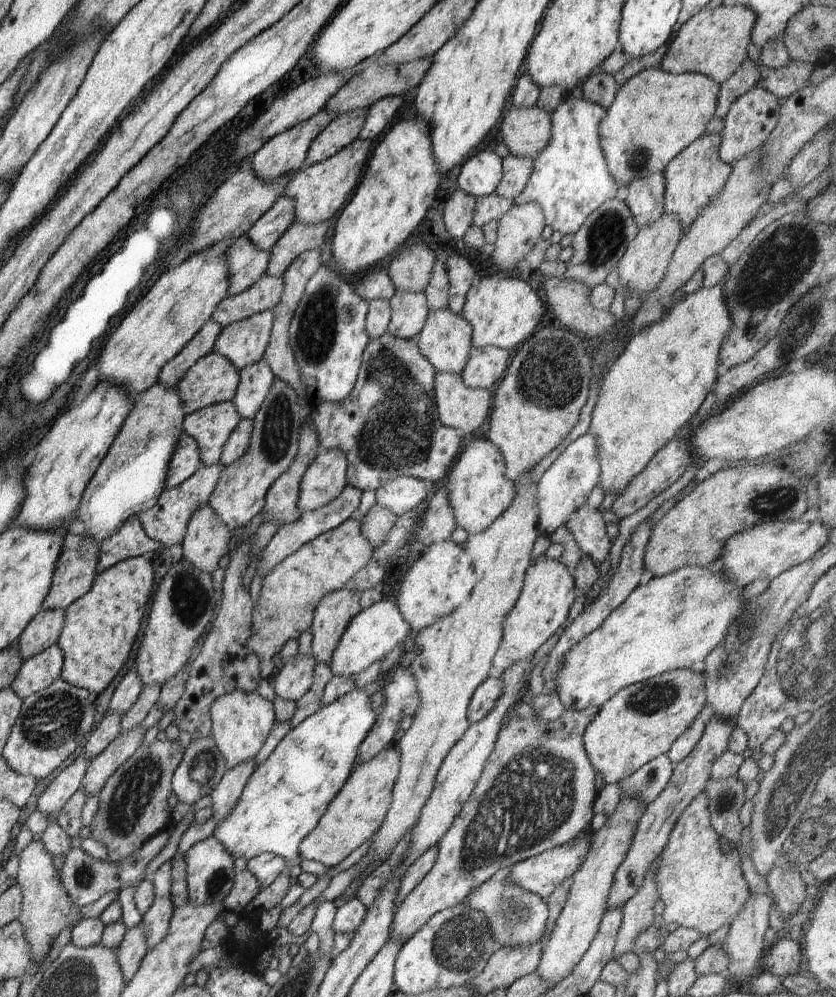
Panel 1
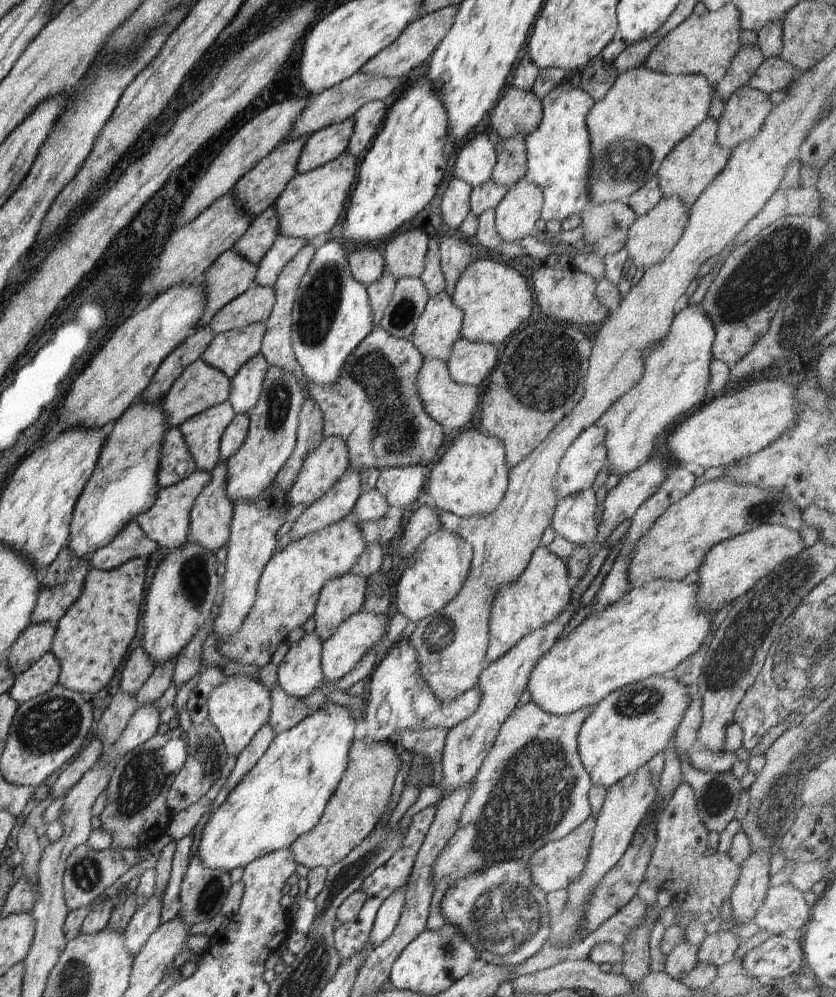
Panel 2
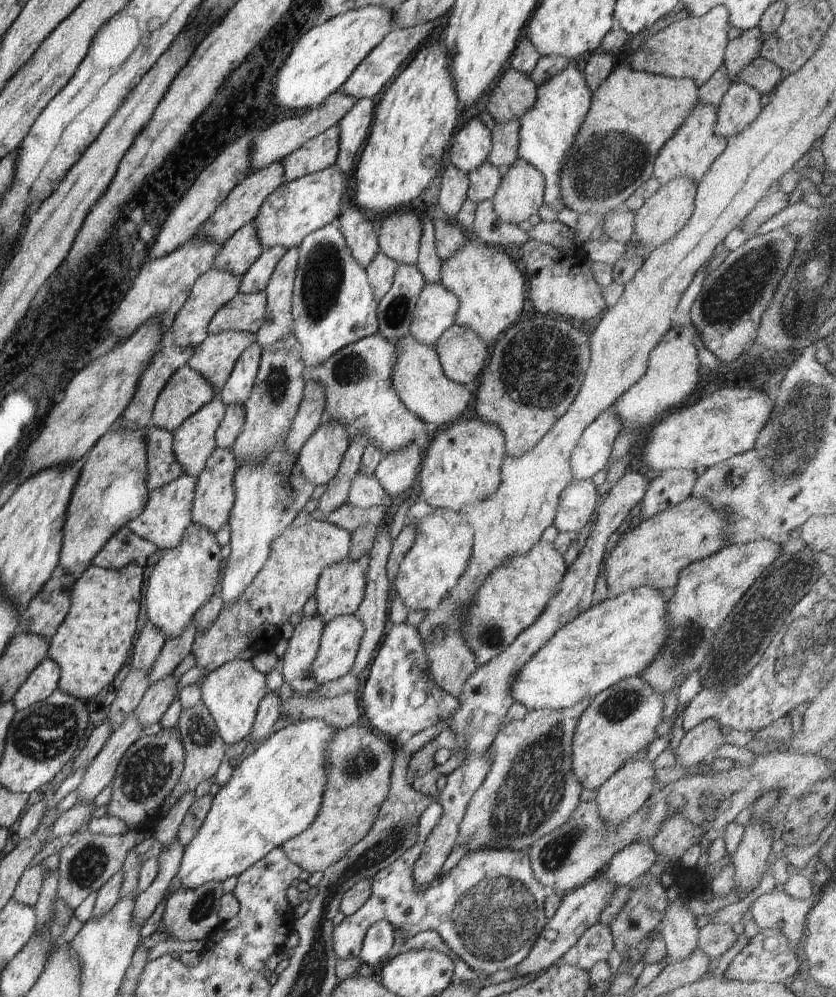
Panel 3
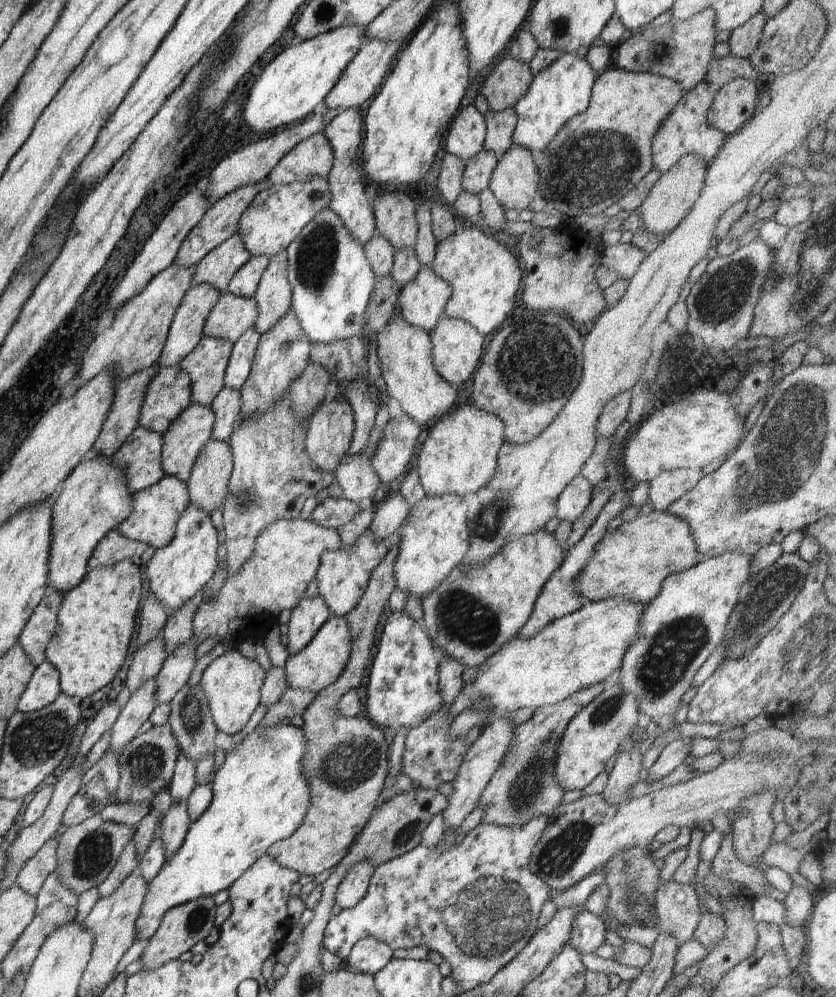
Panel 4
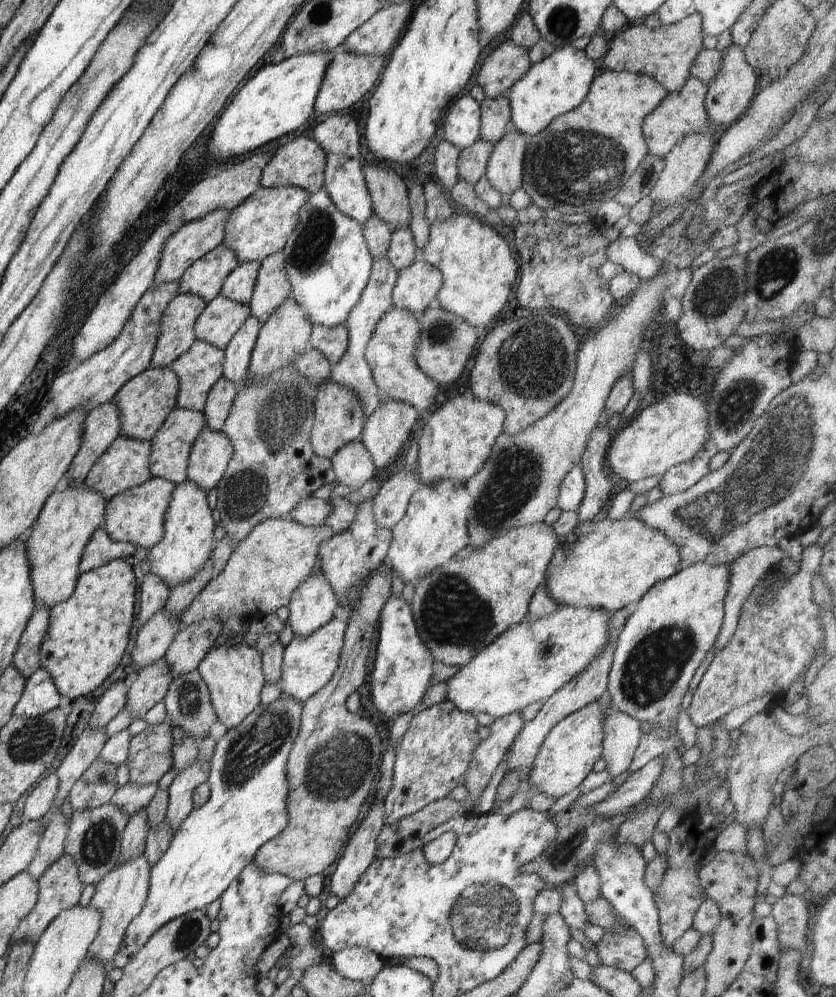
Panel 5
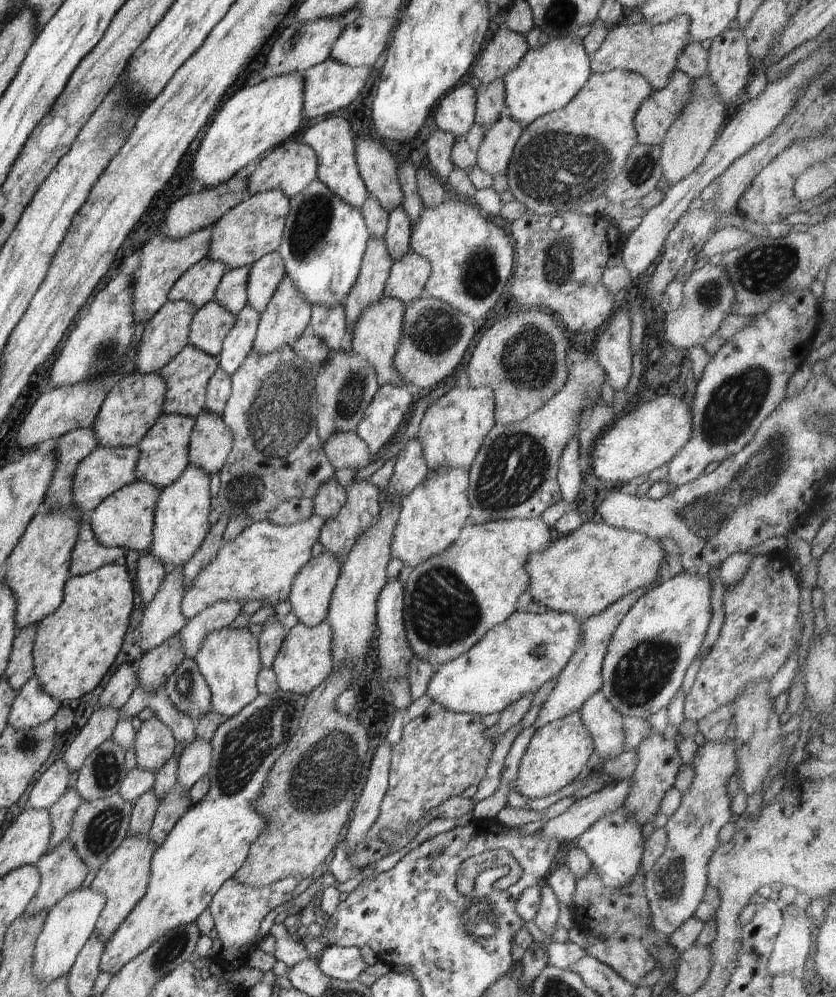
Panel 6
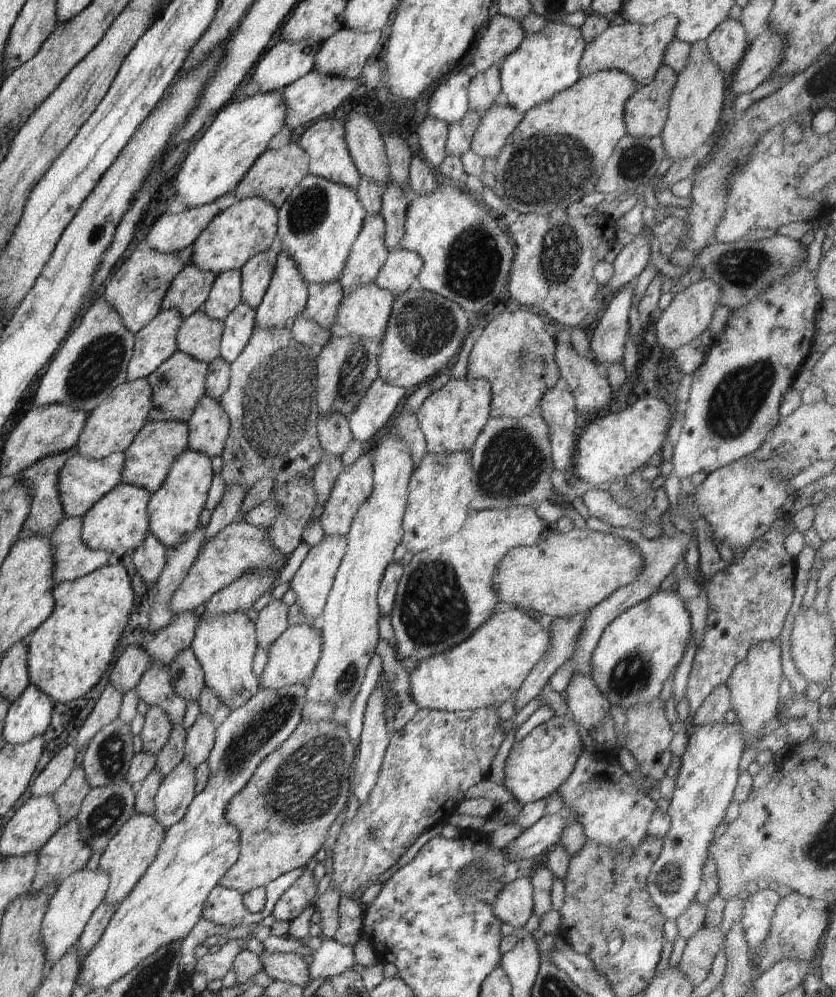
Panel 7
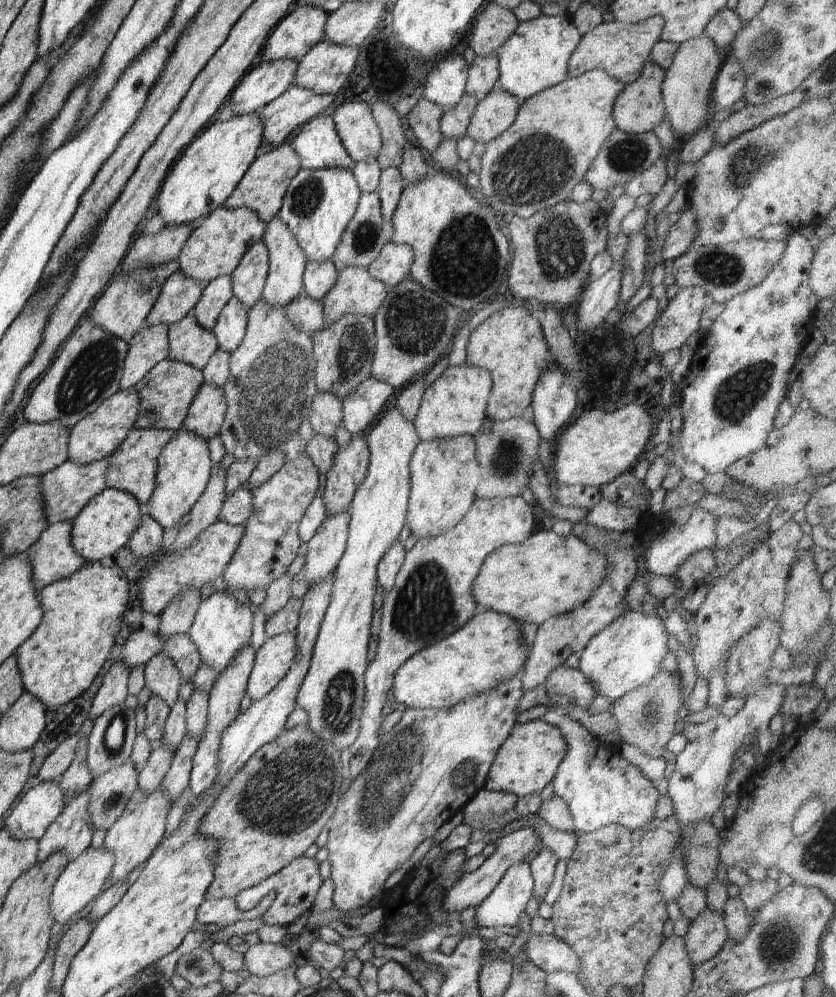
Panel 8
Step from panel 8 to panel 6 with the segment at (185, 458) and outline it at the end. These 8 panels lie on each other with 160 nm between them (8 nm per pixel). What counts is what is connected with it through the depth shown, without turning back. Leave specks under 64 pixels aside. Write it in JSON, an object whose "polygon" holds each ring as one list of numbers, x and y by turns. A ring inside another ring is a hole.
{"polygon":[[189,462,181,477,161,490,154,511,153,543,148,552,159,558,166,570,186,564,209,531,210,479,207,472]]}

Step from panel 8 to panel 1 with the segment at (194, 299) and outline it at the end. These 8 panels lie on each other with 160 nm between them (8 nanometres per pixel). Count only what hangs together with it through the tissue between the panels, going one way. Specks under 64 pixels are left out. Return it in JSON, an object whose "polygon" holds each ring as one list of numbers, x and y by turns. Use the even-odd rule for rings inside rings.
{"polygon":[[282,195,258,221,248,230,245,236,259,250,270,251,276,242,295,222,294,200]]}

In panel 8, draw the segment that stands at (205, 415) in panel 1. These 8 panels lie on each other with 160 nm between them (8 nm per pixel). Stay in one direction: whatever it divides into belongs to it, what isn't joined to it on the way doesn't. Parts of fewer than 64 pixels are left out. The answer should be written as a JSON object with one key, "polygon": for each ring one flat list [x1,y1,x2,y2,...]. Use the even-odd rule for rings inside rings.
{"polygon":[[132,429,118,450,107,457,106,484,108,484,108,488,119,489,132,494,144,507,150,500,156,486,158,456,160,456,162,448,174,438,174,434,176,431,169,429]]}

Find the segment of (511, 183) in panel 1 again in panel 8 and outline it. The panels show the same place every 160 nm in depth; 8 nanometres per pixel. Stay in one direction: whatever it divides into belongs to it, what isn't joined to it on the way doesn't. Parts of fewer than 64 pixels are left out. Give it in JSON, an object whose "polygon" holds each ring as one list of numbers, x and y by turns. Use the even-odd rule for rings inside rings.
{"polygon":[[476,56,469,65,465,93,480,100,498,86,499,77,497,56,484,56,484,58]]}

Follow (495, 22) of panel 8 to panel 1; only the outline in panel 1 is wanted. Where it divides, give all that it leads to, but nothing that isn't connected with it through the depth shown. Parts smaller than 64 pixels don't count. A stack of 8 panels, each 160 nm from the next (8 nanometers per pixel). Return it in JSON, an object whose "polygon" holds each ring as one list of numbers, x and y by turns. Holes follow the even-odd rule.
{"polygon":[[538,106,512,107,500,122,500,132,510,154,534,160,538,154,542,154,540,150,544,150,552,138,551,119]]}

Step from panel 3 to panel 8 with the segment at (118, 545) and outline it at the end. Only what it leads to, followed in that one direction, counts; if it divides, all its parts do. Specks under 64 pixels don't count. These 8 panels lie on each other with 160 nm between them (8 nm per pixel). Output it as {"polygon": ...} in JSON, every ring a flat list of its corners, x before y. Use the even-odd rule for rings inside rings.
{"polygon":[[72,521,50,525,27,551,37,592,70,577,87,562,72,546]]}

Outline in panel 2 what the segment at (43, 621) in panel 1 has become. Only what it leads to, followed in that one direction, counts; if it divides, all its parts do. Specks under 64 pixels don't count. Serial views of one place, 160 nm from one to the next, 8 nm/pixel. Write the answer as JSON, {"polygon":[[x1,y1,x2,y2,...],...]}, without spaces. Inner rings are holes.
{"polygon":[[30,624,8,651,8,666,15,676,28,670,46,652,51,651,56,624]]}

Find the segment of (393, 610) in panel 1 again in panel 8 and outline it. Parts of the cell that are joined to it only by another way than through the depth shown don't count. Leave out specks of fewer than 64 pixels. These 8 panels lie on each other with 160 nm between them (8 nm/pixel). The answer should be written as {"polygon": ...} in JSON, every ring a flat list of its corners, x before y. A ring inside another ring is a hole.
{"polygon":[[280,634,266,640,256,653,254,668,249,676,246,693,252,701,264,698,286,677,296,662,296,634]]}

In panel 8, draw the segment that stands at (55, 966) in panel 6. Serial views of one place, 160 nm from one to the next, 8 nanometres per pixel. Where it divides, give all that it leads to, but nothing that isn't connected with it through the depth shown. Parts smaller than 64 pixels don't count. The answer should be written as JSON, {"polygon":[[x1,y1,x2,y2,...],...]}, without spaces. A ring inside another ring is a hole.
{"polygon":[[90,847,86,852,82,852,79,858,68,862,64,871,56,880,50,898,50,914,54,918,55,928,66,928,65,925,70,921,72,922,70,926,72,926,77,920,72,917,76,916,76,914,104,892,102,889,105,882,109,880,114,862,113,854,104,847]]}

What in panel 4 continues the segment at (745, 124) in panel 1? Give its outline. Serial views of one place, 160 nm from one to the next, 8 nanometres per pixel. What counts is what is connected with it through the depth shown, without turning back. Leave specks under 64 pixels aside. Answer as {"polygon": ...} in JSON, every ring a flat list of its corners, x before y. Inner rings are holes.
{"polygon":[[736,78,732,82,724,84,720,89,715,90,714,101,708,110,707,122,709,126,724,132,726,135,740,131,748,120,755,115,758,101,758,84,748,78]]}

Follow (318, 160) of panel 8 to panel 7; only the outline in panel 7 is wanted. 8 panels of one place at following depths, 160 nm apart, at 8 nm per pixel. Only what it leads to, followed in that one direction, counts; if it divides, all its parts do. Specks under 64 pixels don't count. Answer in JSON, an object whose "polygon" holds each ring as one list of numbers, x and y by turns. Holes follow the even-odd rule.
{"polygon":[[321,119,316,124,312,124,300,136,300,148,306,151,309,156,309,174,316,175,326,180,347,186,348,188,357,190,359,178,361,174,356,168,349,150,345,144,345,130,340,122,330,119]]}

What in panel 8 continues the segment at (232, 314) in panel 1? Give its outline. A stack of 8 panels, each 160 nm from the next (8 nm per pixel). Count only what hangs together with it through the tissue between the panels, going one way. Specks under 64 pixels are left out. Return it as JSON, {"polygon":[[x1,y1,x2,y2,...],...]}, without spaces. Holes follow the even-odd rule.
{"polygon":[[190,310,190,313,180,322,170,325,168,339,167,358,184,362,198,370,203,370,214,352,219,349,214,332,202,328,196,322,193,310]]}

